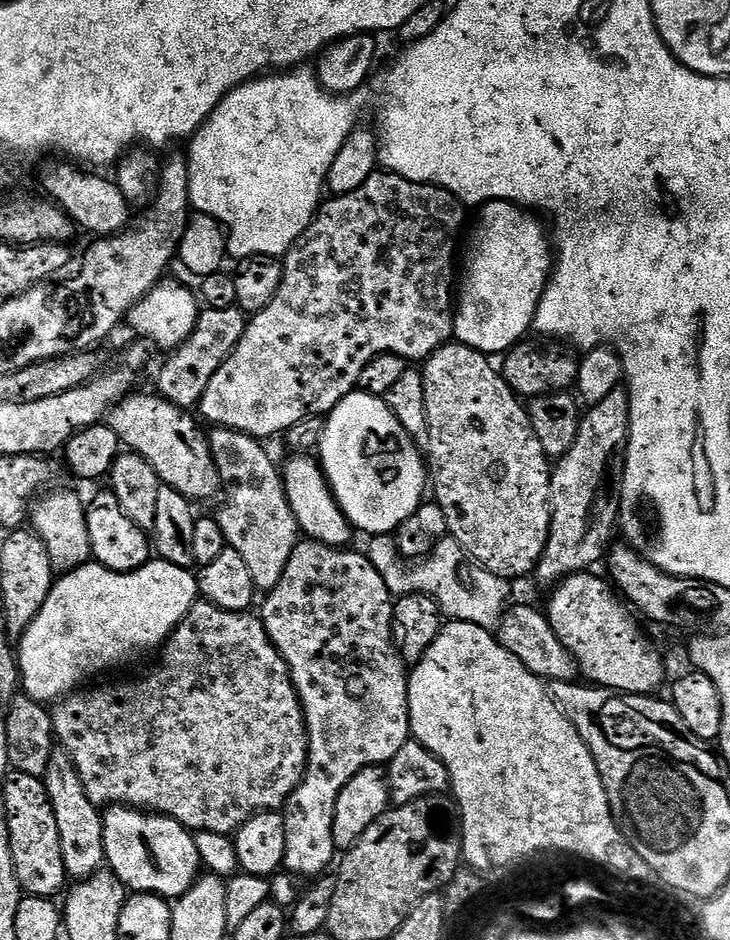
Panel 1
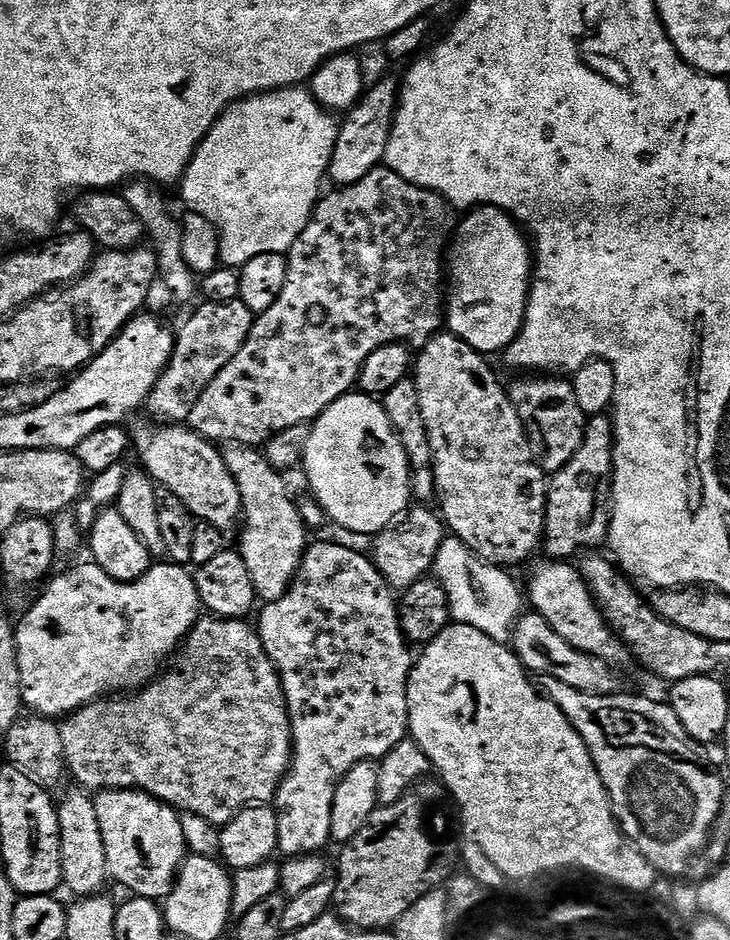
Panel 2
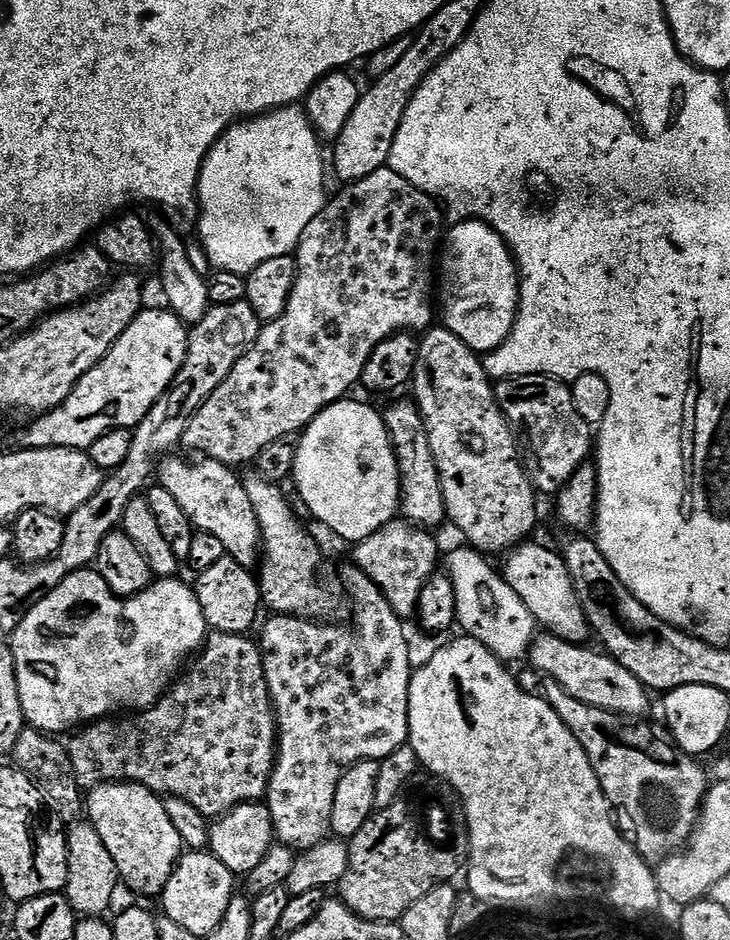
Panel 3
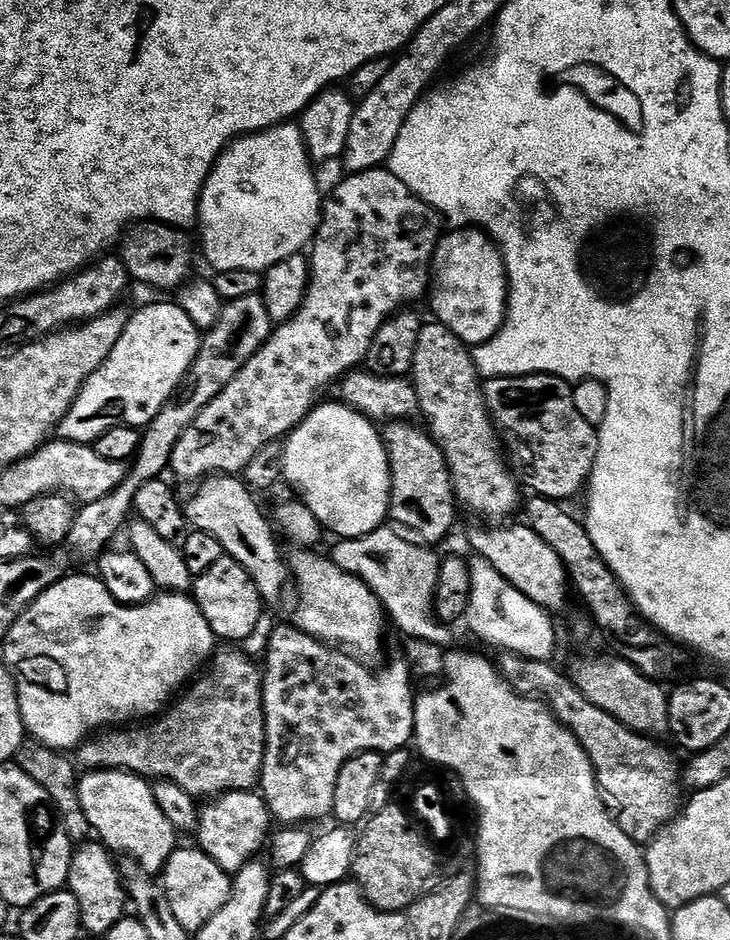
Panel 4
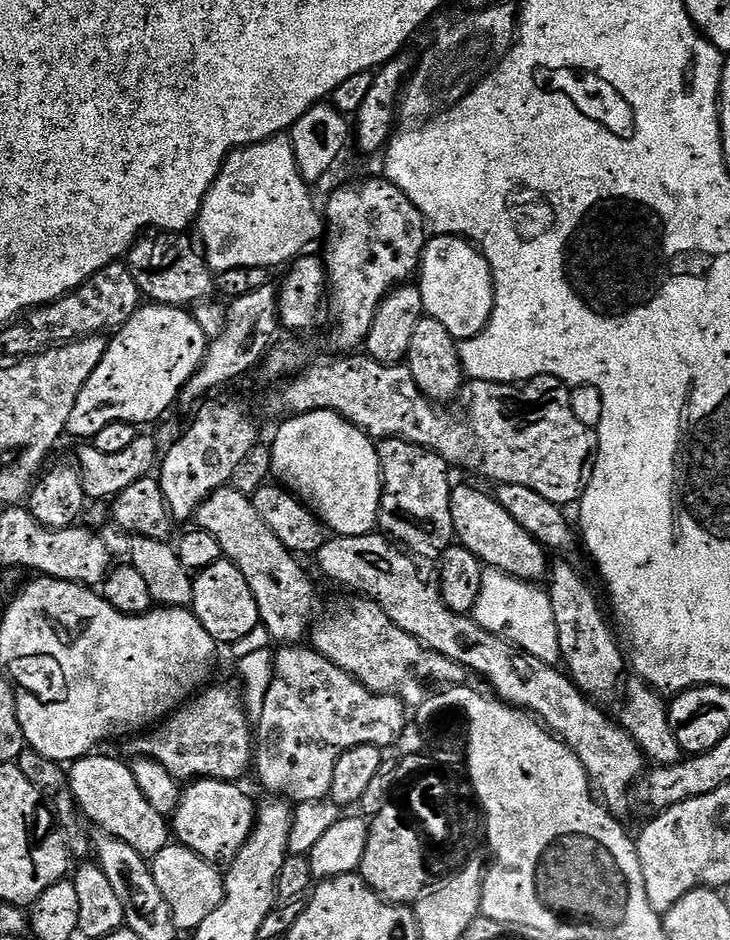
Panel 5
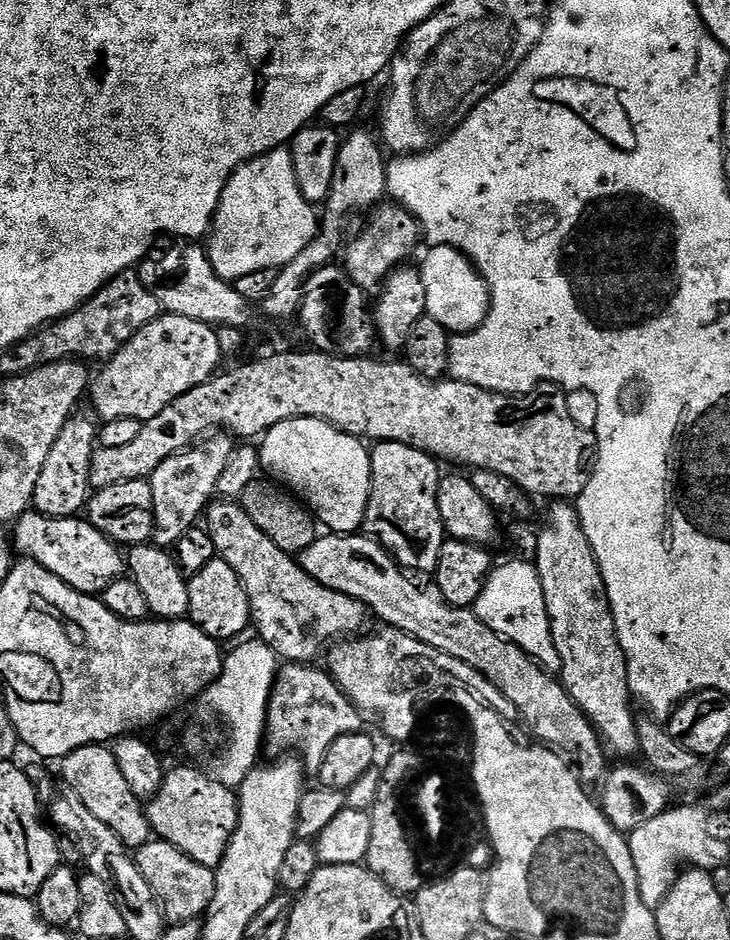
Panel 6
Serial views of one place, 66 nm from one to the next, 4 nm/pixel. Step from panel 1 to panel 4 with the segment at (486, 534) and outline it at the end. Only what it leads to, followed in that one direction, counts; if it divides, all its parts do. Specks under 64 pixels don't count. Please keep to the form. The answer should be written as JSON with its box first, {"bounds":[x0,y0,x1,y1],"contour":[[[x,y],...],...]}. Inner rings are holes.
{"bounds":[410,322,522,522],"contour":[[[431,322],[432,324],[425,323],[421,327],[420,333],[418,334],[418,346],[414,349],[414,362],[412,363],[412,370],[410,373],[411,379],[414,381],[414,387],[416,390],[416,402],[419,411],[424,412],[424,416],[428,419],[428,424],[426,423],[427,431],[430,433],[433,440],[435,440],[436,445],[440,447],[440,451],[444,454],[444,461],[447,463],[449,472],[452,473],[452,488],[455,490],[457,503],[468,509],[472,510],[474,513],[490,518],[492,522],[502,522],[509,519],[515,511],[519,511],[522,495],[520,496],[520,486],[515,478],[515,475],[508,469],[508,464],[506,461],[505,453],[502,451],[502,441],[496,431],[496,426],[492,422],[492,417],[488,414],[488,408],[484,405],[484,393],[482,391],[482,377],[476,370],[476,364],[472,361],[472,354],[469,345],[463,344],[463,342],[458,339],[458,337],[450,331],[445,324],[439,322]]]}

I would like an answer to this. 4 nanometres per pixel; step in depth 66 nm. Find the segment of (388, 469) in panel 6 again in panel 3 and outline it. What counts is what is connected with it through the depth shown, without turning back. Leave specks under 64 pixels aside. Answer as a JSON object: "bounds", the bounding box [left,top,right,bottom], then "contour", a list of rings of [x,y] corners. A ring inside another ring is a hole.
{"bounds":[383,399,446,530],"contour":[[[411,399],[396,400],[388,409],[383,409],[384,425],[396,451],[396,461],[400,471],[400,506],[399,515],[407,523],[425,530],[436,530],[440,523],[445,523],[446,515],[443,502],[443,488],[440,485],[438,466],[430,450],[426,426],[419,408]]]}

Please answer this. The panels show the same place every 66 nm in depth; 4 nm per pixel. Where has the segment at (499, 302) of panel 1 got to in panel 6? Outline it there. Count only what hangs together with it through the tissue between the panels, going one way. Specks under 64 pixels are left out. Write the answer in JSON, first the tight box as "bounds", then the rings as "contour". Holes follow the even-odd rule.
{"bounds":[418,244,488,334],"contour":[[[433,244],[427,250],[429,252],[425,254],[424,261],[419,261],[418,264],[422,274],[422,286],[426,288],[425,313],[432,316],[434,322],[441,324],[450,334],[475,332],[478,325],[485,318],[488,305],[487,284],[481,279],[476,265],[463,252],[459,252],[454,246],[449,244]]]}

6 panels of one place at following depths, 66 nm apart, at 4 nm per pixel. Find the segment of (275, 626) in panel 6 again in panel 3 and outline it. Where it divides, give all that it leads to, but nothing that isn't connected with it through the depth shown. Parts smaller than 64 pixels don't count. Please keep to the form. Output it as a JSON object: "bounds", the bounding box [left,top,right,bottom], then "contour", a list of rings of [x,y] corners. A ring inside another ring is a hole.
{"bounds":[159,455,262,569],"contour":[[[165,455],[159,461],[159,487],[170,490],[174,502],[186,510],[186,518],[190,518],[193,529],[214,534],[214,538],[222,542],[227,555],[237,560],[242,567],[251,569],[261,559],[262,545],[258,518],[254,514],[250,494],[246,494],[244,489],[243,479],[239,475],[236,477],[229,465],[217,460],[204,458],[199,461],[201,464],[191,464],[176,455]]]}

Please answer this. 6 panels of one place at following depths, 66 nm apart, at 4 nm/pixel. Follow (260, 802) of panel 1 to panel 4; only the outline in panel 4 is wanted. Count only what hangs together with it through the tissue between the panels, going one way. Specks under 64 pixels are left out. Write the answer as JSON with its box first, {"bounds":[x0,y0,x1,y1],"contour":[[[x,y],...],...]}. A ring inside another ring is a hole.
{"bounds":[74,651,264,798],"contour":[[[217,651],[207,671],[171,707],[139,726],[116,726],[93,735],[75,749],[74,760],[84,770],[119,768],[152,782],[169,780],[182,786],[182,790],[194,798],[215,798],[226,792],[255,789],[264,761],[264,686],[261,669],[257,665],[255,668],[251,658],[240,652]]]}

